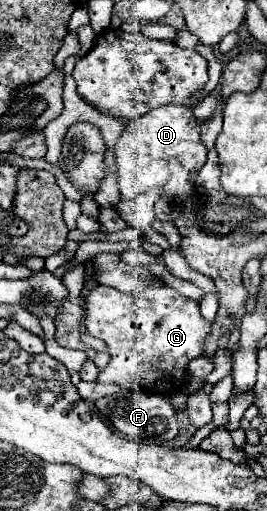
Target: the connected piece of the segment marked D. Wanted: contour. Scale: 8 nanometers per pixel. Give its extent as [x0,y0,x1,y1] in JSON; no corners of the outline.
[116,105,208,201]

